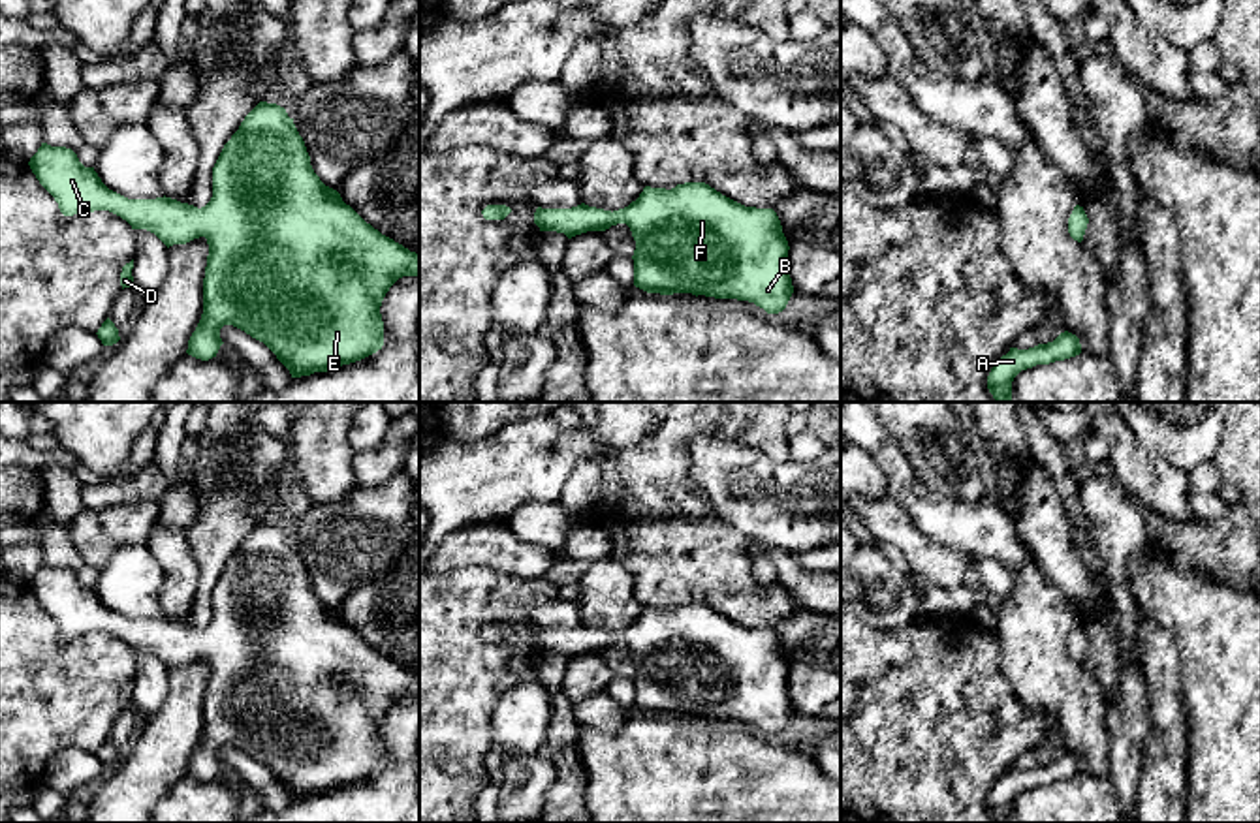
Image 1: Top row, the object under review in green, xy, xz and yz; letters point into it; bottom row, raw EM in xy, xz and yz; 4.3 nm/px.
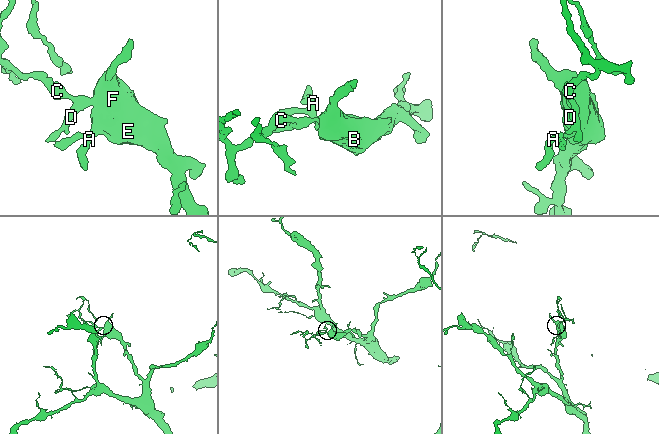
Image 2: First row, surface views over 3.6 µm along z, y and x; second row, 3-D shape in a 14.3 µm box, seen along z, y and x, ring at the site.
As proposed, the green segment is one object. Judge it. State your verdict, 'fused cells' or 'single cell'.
single cell

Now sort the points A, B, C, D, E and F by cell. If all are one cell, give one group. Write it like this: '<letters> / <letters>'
A B C D E F

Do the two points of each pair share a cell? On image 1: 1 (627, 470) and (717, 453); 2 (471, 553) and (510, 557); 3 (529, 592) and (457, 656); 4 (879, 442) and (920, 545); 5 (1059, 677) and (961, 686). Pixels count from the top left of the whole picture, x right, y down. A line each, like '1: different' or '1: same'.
1: different
2: same
3: same
4: different
5: different

